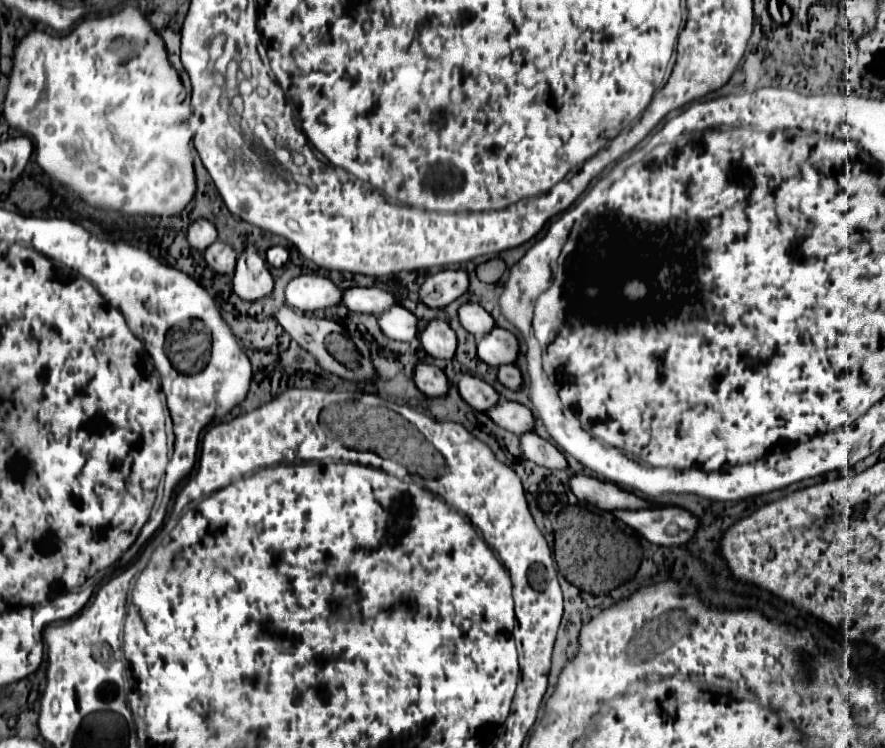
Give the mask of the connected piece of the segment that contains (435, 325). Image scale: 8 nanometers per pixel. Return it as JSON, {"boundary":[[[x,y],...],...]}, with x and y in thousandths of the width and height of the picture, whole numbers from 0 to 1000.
{"boundary":[[[487,428],[482,433],[482,439],[476,444],[473,449],[478,465],[482,473],[487,473],[489,479],[512,479],[514,476],[514,465],[516,465],[516,449],[514,444],[507,439],[505,430],[498,428]]]}

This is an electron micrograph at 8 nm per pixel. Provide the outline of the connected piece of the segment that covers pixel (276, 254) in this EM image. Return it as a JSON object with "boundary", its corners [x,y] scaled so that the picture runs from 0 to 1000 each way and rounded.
{"boundary":[[[306,329],[306,332],[302,334],[302,353],[304,353],[304,356],[318,358],[318,356],[322,356],[324,348],[327,348],[324,332],[320,332],[320,329]]]}

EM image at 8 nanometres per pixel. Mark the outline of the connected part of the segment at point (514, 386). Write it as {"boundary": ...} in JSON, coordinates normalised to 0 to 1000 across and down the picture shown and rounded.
{"boundary":[[[573,487],[573,489],[564,489],[564,511],[575,519],[575,521],[586,521],[591,513],[591,503],[586,497],[586,492],[582,487]]]}

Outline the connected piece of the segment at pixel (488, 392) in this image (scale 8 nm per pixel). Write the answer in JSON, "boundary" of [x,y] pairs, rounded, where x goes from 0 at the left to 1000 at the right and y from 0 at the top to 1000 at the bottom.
{"boundary":[[[521,503],[519,508],[519,524],[523,535],[539,551],[550,551],[557,543],[564,540],[566,529],[553,516],[550,511],[537,505],[537,503]]]}

